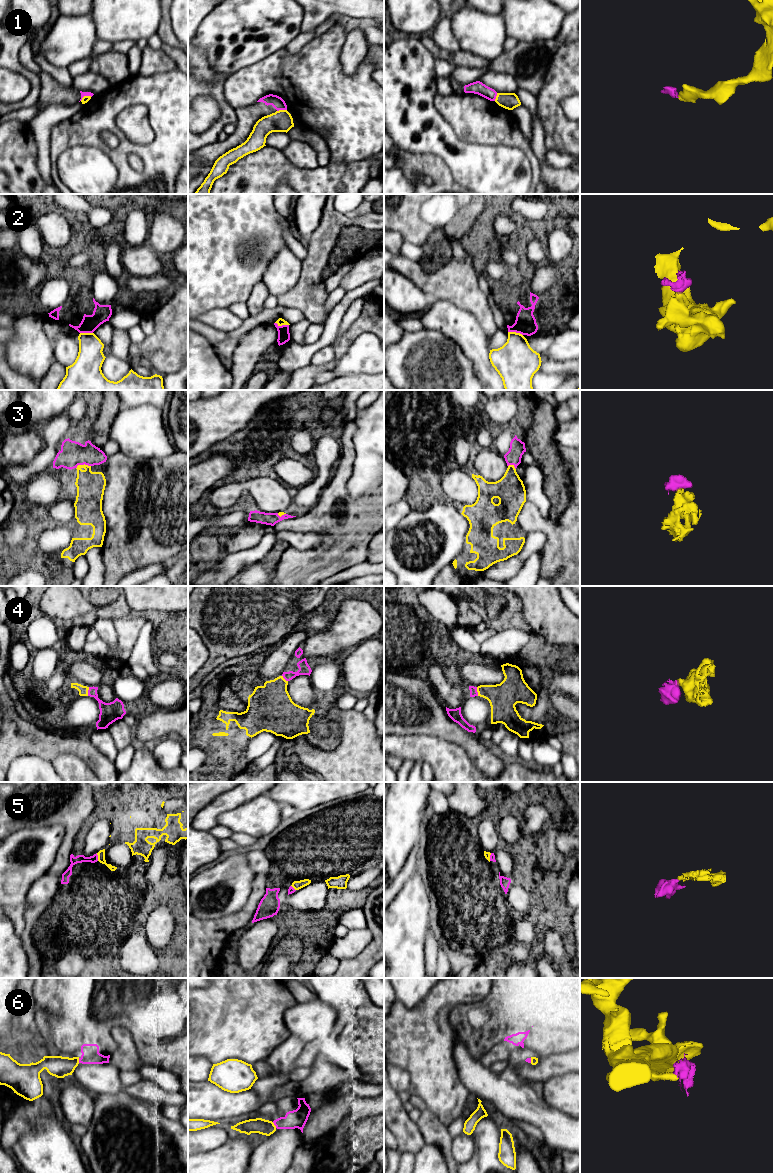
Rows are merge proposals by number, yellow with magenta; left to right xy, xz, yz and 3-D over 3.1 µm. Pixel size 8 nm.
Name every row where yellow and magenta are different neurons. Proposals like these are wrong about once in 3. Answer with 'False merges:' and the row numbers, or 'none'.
False merges: 1, 2, 6

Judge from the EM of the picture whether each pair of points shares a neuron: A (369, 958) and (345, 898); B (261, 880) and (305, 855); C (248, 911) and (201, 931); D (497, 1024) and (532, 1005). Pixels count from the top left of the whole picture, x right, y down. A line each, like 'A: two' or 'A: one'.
A: two
B: two
C: one
D: one

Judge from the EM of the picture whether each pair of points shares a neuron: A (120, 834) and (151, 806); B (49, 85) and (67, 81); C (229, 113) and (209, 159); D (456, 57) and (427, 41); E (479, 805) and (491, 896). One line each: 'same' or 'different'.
A: same
B: different
C: different
D: same
E: different

